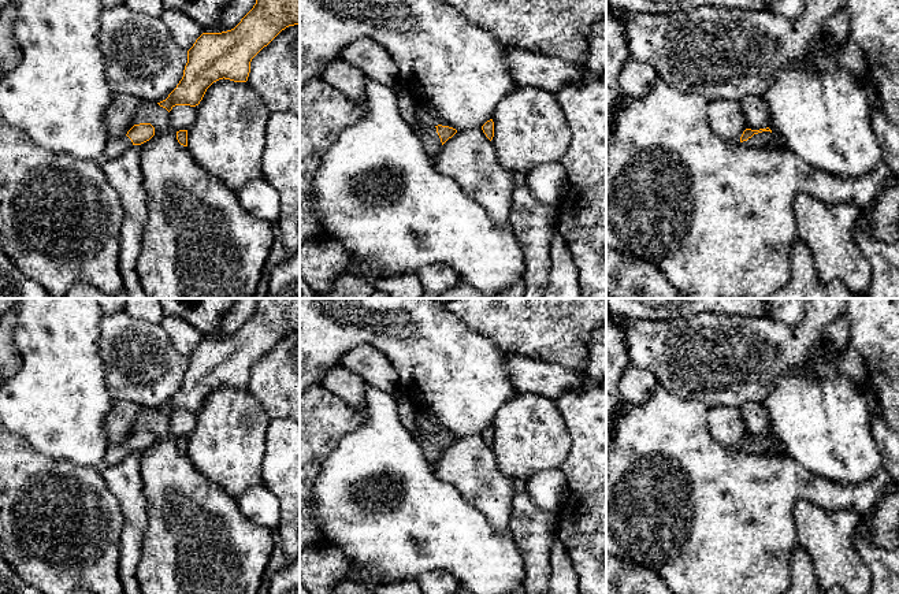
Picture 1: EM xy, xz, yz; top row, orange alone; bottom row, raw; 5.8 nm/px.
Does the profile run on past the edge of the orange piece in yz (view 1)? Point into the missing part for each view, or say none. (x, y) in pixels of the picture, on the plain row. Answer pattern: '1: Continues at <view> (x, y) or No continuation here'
1: Continues at yz (758, 448)

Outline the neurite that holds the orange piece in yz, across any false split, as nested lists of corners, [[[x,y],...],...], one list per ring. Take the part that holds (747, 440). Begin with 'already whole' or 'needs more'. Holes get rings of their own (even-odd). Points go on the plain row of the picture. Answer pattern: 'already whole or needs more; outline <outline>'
needs more; outline [[[769,434],[759,437],[746,435],[740,443],[740,449],[747,454],[764,456],[773,443]]]

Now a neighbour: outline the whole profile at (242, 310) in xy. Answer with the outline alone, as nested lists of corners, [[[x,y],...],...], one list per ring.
[[[238,298],[223,320],[220,337],[234,335],[256,311],[257,298]]]

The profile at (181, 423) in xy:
[[[175,412],[170,417],[170,432],[177,439],[179,437],[187,437],[197,423],[196,413]]]

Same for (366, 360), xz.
[[[357,345],[350,348],[342,356],[341,364],[360,375],[367,385],[390,394],[400,394],[400,379],[394,365],[375,346]]]

